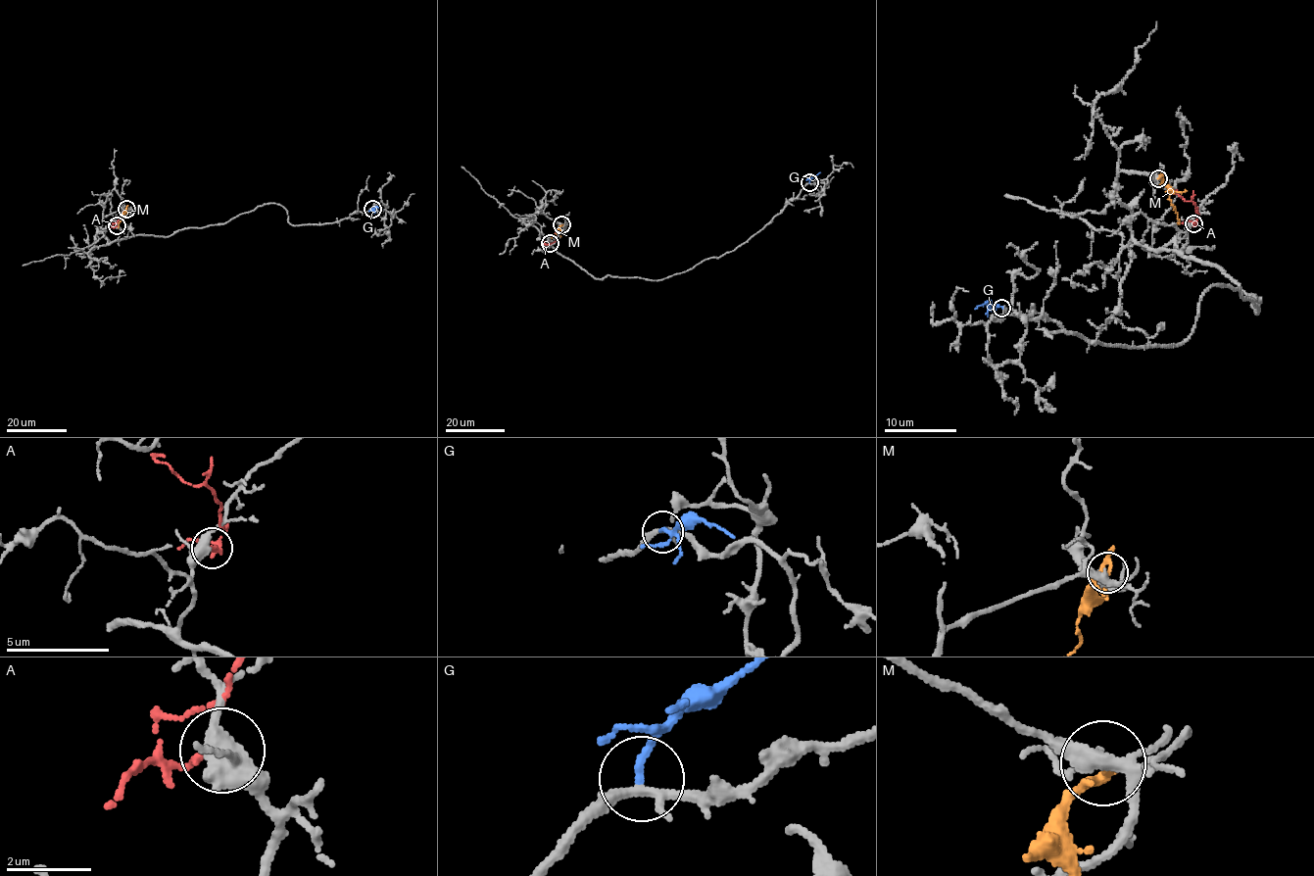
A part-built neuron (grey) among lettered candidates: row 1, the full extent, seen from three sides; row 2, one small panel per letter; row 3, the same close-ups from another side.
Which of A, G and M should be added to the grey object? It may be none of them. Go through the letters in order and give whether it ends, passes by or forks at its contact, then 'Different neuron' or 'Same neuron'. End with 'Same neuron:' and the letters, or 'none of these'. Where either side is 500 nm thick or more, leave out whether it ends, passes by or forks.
A: It ends there. Different neuron
G: It ends there. Same neuron
M: It passes by. Different neuron
Same neuron: G

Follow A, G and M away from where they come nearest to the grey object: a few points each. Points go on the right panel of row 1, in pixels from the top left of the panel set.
A: (1194, 223), (1196, 224), (1198, 217), (1195, 204), (1184, 201), (1171, 189)
G: (1002, 308), (989, 303), (975, 309)
M: (1157, 178), (1165, 183), (1171, 205), (1177, 215), (1178, 224)

